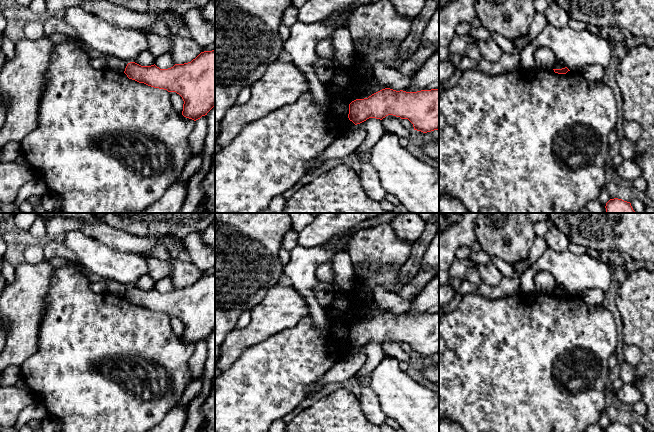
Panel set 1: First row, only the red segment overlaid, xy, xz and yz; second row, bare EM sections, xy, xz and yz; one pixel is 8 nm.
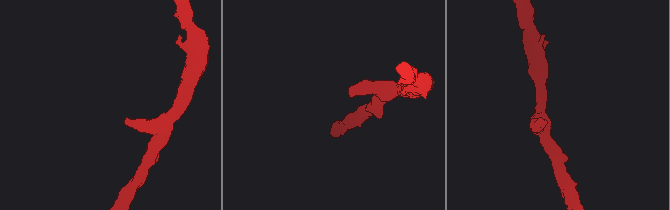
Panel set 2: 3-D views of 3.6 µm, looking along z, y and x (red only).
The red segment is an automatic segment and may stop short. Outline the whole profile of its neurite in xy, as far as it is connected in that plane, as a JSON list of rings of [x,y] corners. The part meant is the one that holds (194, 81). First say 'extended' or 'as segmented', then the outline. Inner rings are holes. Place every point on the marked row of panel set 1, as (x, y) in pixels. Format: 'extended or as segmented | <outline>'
as segmented | [[[215,49],[201,52],[191,62],[175,64],[168,69],[160,69],[155,64],[141,66],[135,62],[130,62],[124,73],[129,79],[139,83],[179,94],[184,101],[182,115],[194,121],[207,115],[215,106]]]

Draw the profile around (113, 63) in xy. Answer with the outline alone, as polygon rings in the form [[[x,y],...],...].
[[[84,43],[85,53],[88,55],[90,59],[96,58],[96,57],[105,57],[107,61],[107,68],[115,71],[115,72],[124,72],[125,68],[127,66],[127,62],[112,56],[112,55],[105,55],[102,54],[91,47],[89,47],[87,44]]]

